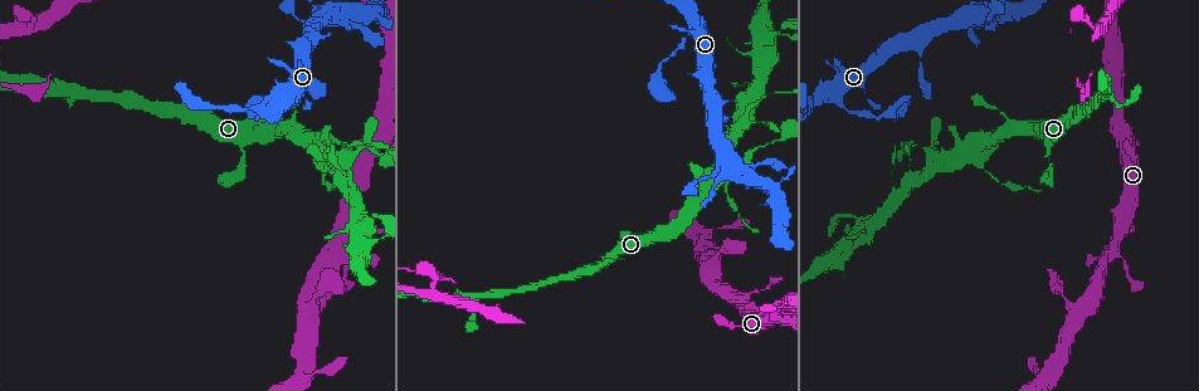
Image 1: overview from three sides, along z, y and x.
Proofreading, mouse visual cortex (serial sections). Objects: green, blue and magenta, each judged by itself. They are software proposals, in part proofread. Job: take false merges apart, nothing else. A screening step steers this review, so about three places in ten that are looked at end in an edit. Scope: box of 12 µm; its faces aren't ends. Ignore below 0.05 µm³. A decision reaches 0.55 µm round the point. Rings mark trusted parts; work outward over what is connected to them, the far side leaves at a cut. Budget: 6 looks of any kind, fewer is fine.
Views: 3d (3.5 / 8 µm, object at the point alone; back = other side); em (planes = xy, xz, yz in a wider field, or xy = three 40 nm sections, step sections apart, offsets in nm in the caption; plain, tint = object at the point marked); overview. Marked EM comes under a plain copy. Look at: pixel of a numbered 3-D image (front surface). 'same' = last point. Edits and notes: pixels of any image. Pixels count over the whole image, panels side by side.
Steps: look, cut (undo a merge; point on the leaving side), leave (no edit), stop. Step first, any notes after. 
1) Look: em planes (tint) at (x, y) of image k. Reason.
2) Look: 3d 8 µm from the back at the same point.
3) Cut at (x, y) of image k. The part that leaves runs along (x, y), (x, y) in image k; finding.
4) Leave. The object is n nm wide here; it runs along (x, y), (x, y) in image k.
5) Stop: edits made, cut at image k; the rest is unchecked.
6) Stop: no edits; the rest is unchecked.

Look: 3d 3.5 µm at (845, 110) of image 1. Thick turns thin.

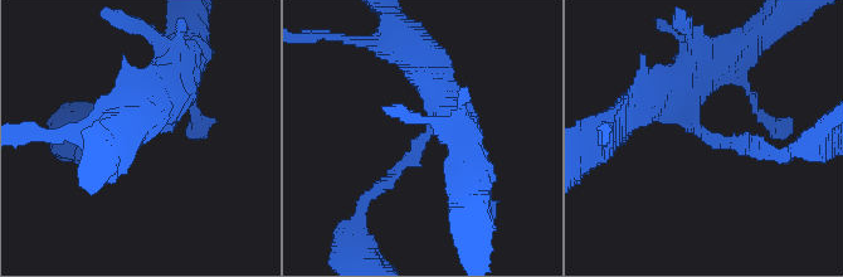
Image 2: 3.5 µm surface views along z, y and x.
Look: em xy step 1 (tint) at (429, 127) of image 2. The arms are 150, 400 nm wide.

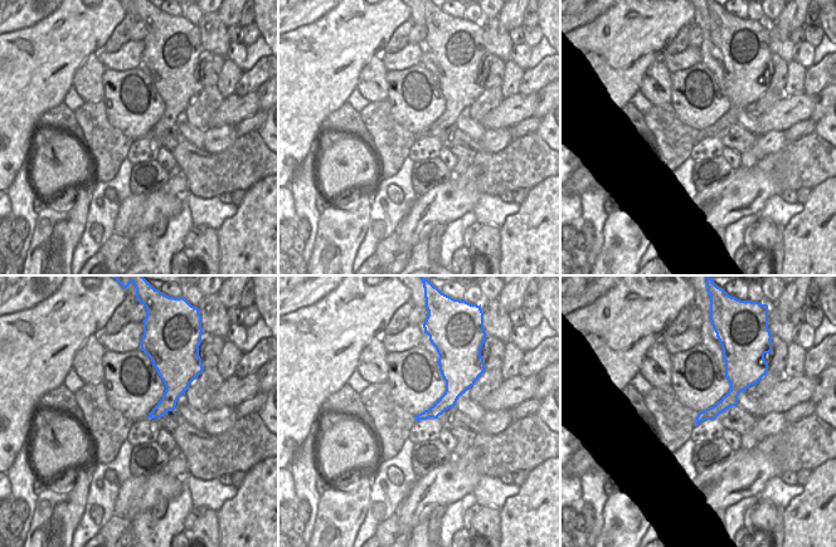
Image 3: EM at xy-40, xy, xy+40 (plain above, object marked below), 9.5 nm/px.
Leave. It runs along (178, 69), (166, 124), (92, 146) in image 2; one cell here.

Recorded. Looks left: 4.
Look: 3d 3.5 µm from the back at (983, 13) of image 1. Thin arm on a thick one.

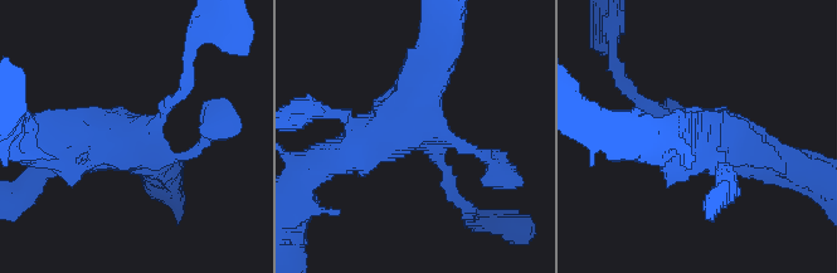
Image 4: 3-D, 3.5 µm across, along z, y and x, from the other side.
Look: em xy step 5 (tint) at (424, 138) of image 4.

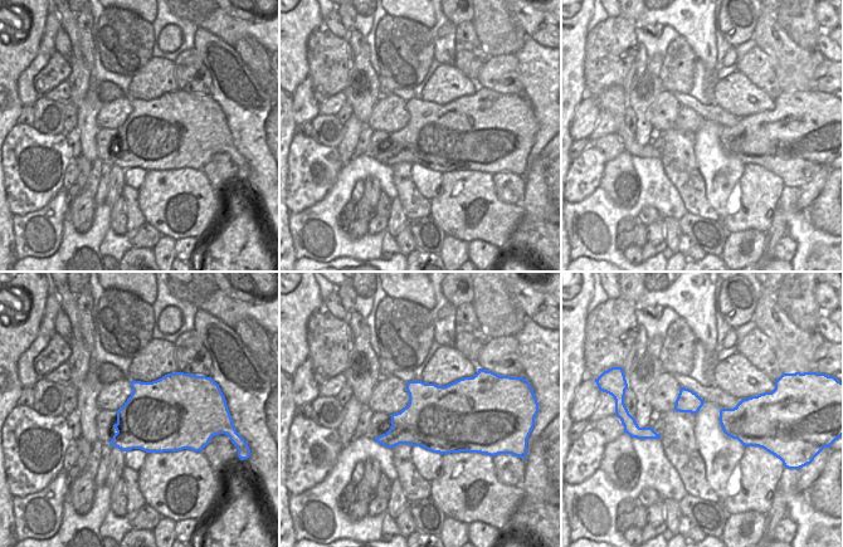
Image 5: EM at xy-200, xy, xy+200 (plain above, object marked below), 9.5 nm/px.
Leave. The object is 650 nm wide here; it runs along (424, 82), (390, 131), (308, 169) in image 4; all the same cell.

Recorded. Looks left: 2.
Look: 3d 3.5 µm at (336, 253) of image 1. Narrows sharply.

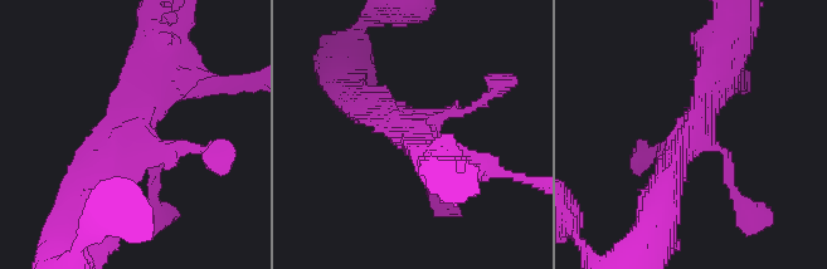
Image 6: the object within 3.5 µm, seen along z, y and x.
Look: em xy step 3 (tint) at (693, 131) of image 6. Shape alone is not enough.

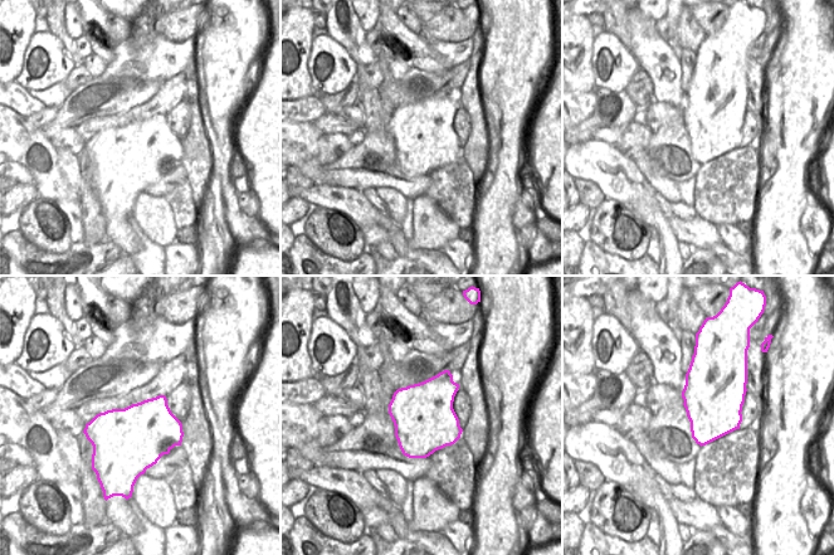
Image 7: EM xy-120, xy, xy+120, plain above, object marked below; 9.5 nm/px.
Leave. It runs along (160, 64), (136, 130), (87, 195) in image 6; all the same cell.

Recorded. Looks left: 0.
Stop: no edits; the rest is unchecked.

